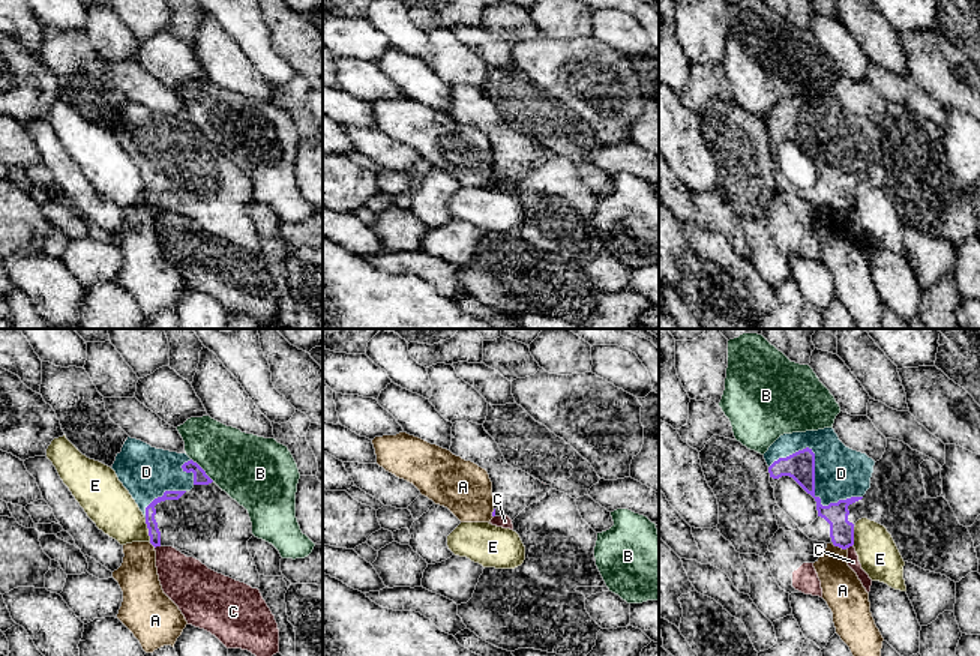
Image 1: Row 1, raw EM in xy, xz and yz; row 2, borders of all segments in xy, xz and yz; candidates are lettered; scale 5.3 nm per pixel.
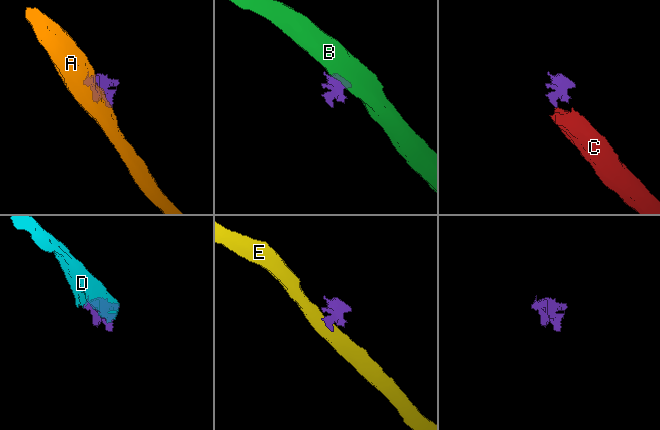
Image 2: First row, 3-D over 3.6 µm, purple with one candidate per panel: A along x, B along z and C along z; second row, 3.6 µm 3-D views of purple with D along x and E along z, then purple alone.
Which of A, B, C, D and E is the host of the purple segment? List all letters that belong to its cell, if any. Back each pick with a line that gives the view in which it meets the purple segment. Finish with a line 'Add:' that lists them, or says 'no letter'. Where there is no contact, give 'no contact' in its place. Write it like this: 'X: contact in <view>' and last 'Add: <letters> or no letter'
D: contact in yz
Add: D

